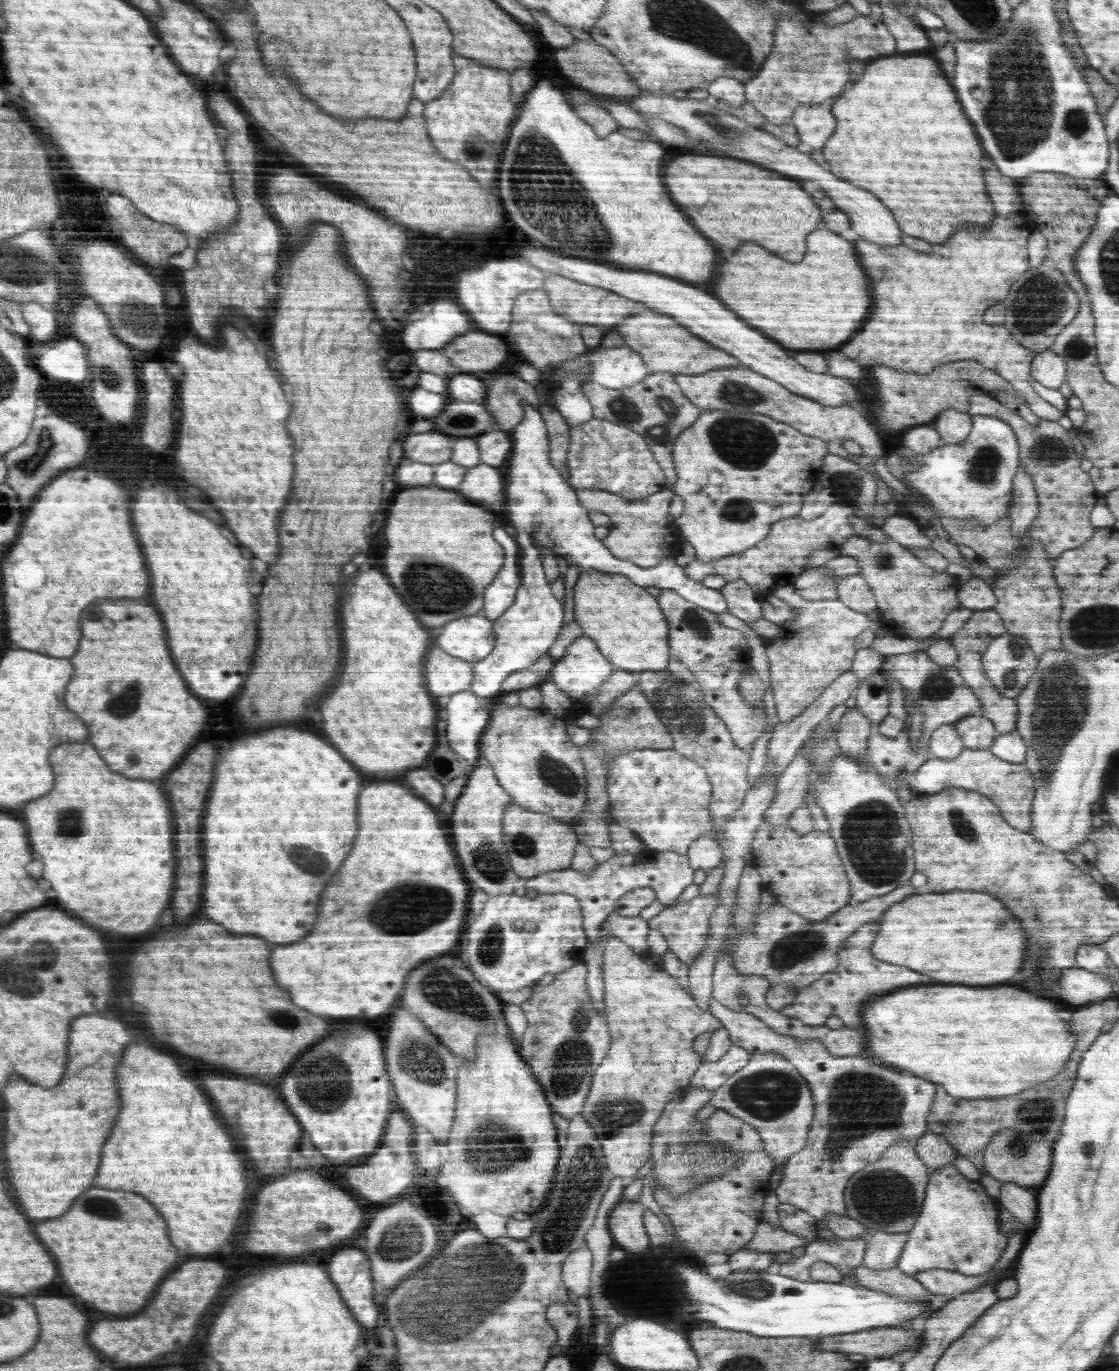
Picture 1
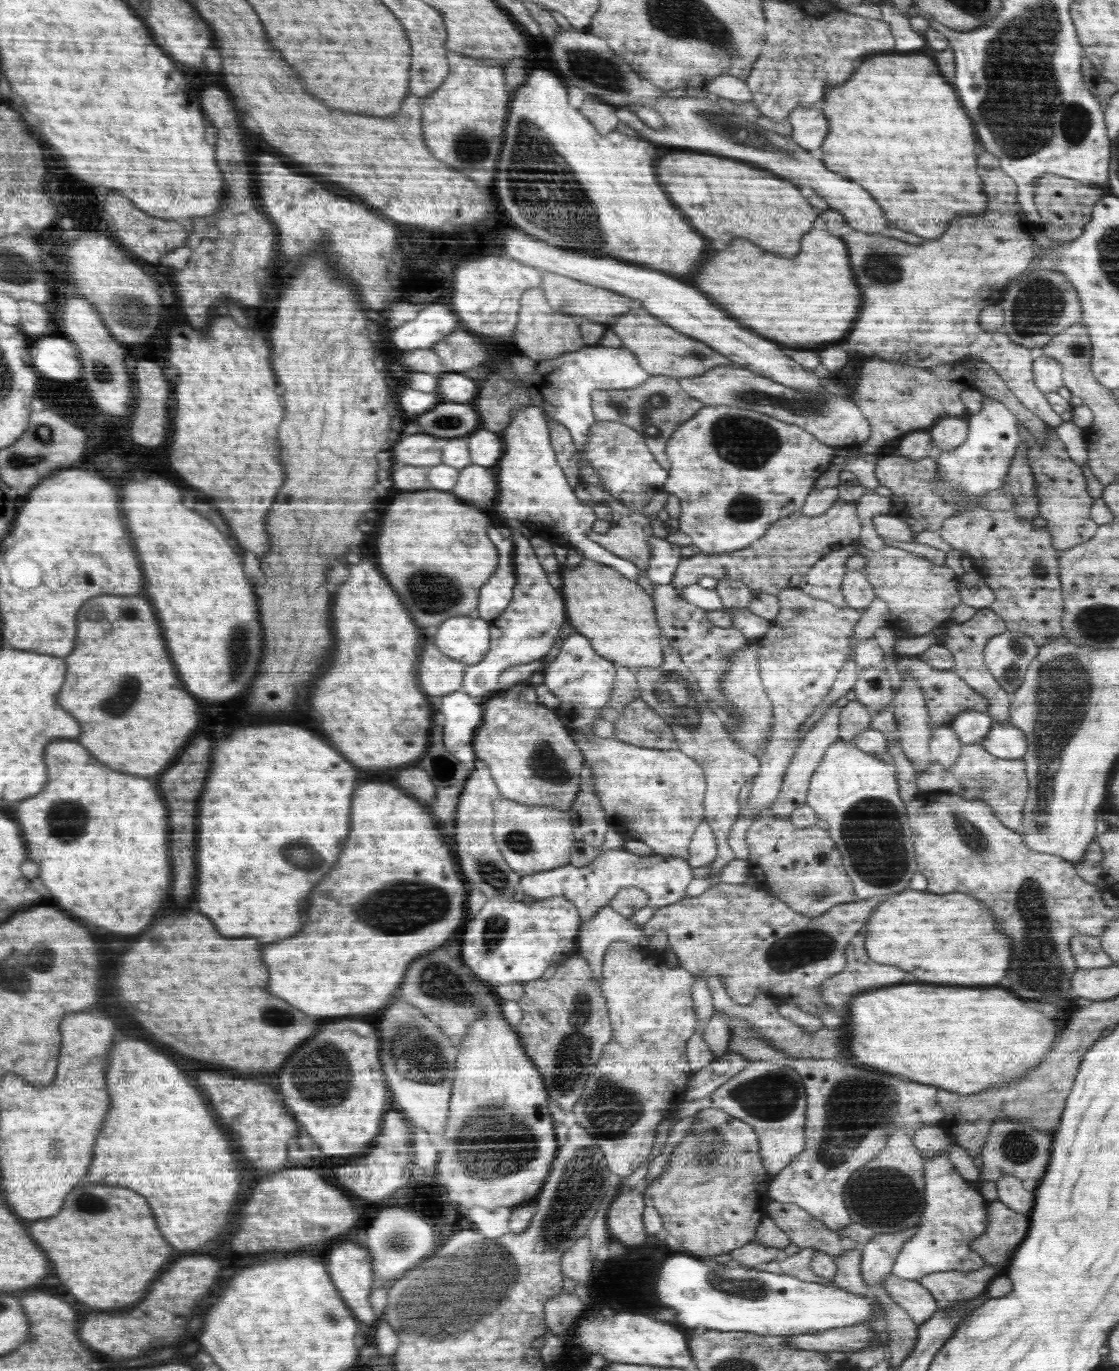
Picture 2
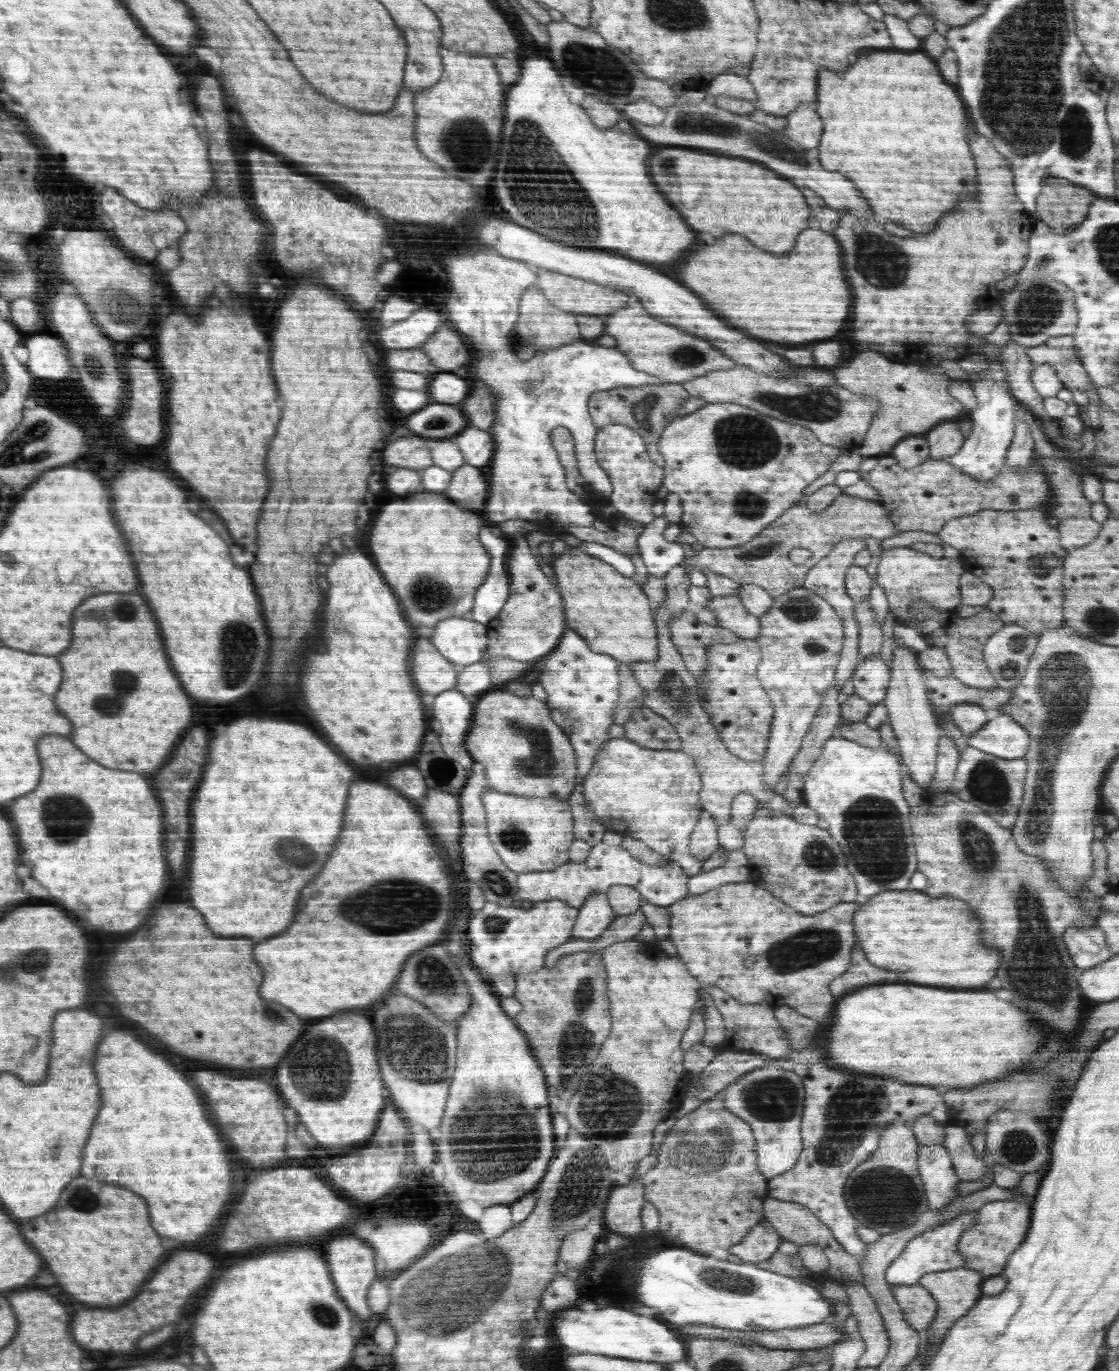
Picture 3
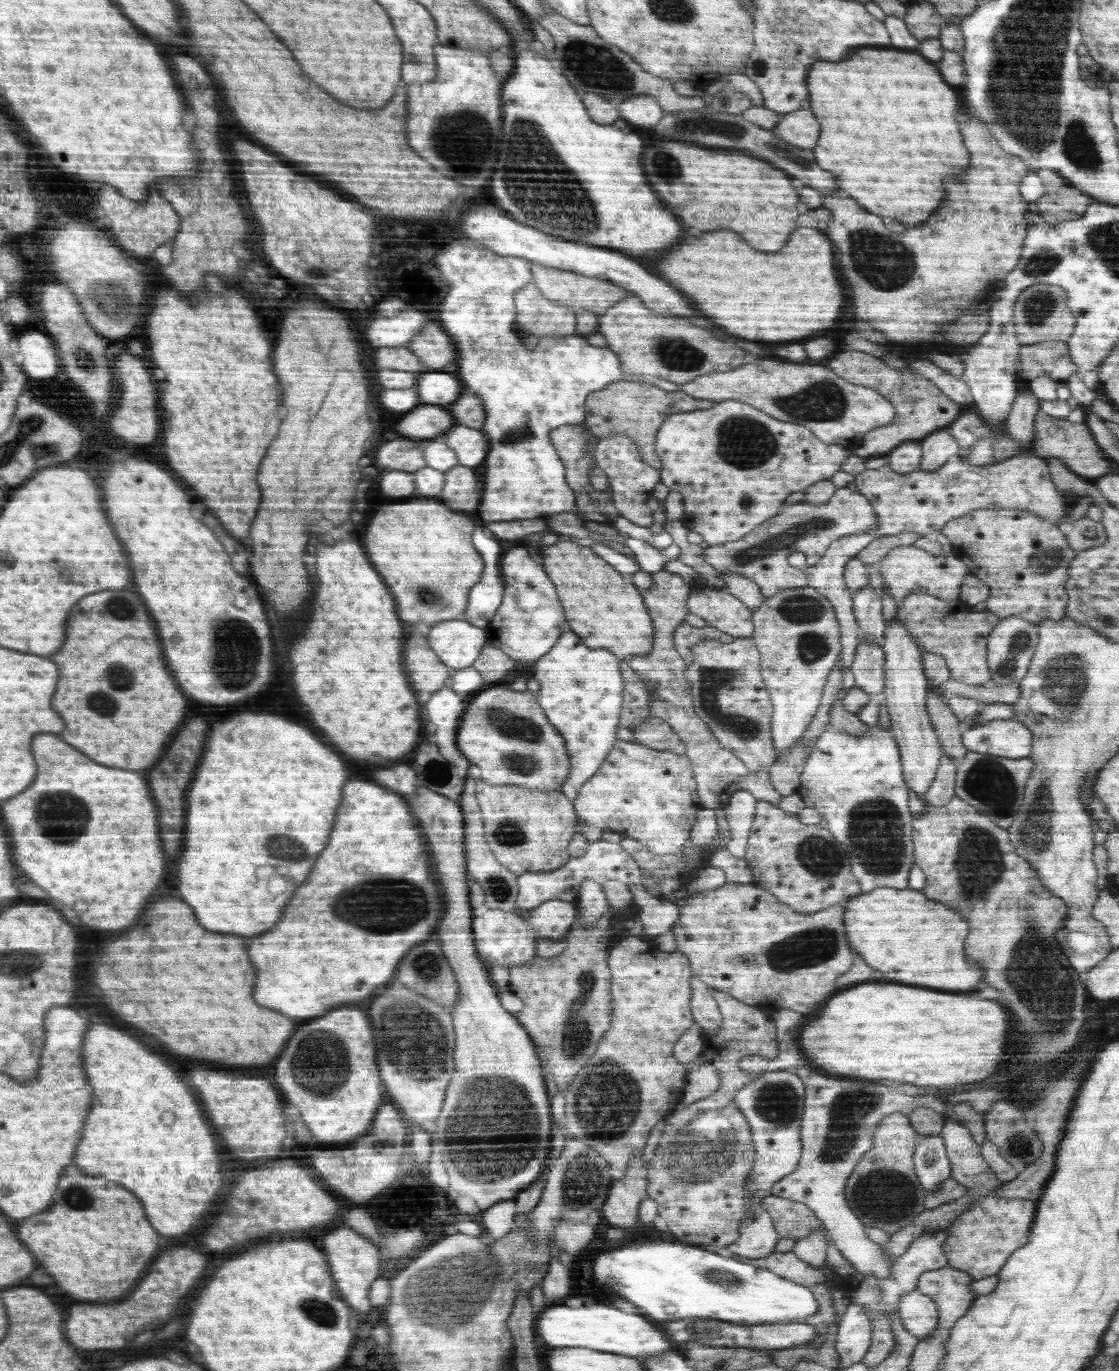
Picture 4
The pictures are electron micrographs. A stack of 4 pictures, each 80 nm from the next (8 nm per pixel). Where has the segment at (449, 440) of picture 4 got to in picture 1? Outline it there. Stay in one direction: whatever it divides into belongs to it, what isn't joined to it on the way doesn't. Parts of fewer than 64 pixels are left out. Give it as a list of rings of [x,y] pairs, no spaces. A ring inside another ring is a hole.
[[[484,431],[475,438],[482,464],[504,466],[513,450],[513,441],[507,431]]]

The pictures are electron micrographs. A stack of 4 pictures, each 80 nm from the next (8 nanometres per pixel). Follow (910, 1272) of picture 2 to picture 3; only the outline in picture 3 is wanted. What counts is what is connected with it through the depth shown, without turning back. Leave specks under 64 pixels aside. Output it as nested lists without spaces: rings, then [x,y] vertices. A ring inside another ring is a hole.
[[[943,1144],[920,1146],[918,1167],[928,1196],[930,1212],[948,1210],[954,1202],[968,1196],[962,1195],[958,1188],[958,1184],[964,1184]],[[962,1211],[952,1221],[930,1229],[917,1238],[912,1239],[906,1248],[886,1270],[885,1279],[891,1287],[905,1284],[912,1286],[925,1277],[926,1274],[944,1272],[946,1270],[966,1269],[966,1256],[962,1255],[958,1242],[965,1236],[966,1230],[973,1229],[981,1220],[979,1211]]]

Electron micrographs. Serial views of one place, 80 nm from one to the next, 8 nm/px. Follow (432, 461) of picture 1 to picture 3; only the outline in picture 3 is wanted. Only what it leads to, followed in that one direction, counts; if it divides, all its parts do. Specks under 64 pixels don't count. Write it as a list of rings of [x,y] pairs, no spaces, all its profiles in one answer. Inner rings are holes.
[[[412,435],[400,437],[384,448],[384,462],[400,468],[428,468],[432,465],[431,450],[440,439]]]

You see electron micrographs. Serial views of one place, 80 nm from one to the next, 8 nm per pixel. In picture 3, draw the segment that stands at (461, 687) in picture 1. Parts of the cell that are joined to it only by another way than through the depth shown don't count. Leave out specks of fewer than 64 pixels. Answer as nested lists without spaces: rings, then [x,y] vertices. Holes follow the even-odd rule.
[[[420,634],[417,638],[418,648],[414,648],[414,678],[418,678],[418,686],[422,686],[422,692],[428,694],[440,694],[456,688],[460,667],[450,662],[444,655],[437,650],[425,634]]]

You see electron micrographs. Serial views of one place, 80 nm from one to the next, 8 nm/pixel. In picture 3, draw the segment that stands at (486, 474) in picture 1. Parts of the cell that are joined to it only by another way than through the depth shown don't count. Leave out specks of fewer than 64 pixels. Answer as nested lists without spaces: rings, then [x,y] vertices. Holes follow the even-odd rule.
[[[464,463],[452,473],[452,480],[442,492],[466,510],[480,510],[489,495],[489,484],[480,467]]]

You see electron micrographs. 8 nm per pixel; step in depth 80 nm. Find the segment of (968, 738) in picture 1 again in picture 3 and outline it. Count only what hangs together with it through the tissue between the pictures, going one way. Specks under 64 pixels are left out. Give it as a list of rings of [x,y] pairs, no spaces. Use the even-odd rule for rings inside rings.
[[[961,702],[954,706],[951,718],[954,725],[966,738],[974,736],[974,732],[980,732],[982,726],[986,726],[991,719],[999,717],[999,709],[984,710],[984,707],[976,703]]]

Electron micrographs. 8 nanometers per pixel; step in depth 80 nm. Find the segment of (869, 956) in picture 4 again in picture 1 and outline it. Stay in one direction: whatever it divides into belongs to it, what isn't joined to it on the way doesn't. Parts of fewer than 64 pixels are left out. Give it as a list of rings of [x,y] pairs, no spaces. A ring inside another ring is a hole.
[[[950,891],[945,893],[930,893],[923,892],[922,894],[916,893],[908,896],[907,899],[901,900],[898,904],[892,906],[890,909],[886,909],[882,914],[882,922],[880,924],[880,932],[878,937],[871,946],[872,953],[876,955],[878,959],[882,959],[882,962],[894,963],[898,966],[910,966],[910,970],[918,970],[922,974],[930,974],[930,978],[934,978],[934,982],[944,982],[944,984],[978,984],[978,986],[988,986],[988,984],[996,984],[996,982],[1004,982],[1008,978],[1012,978],[1014,974],[1020,972],[1020,966],[1022,966],[1022,958],[1024,958],[1024,940],[1028,940],[1028,934],[1024,934],[1026,930],[1024,926],[1020,926],[1021,922],[1016,922],[1020,918],[1012,918],[1017,916],[1016,914],[1010,914],[1006,908],[1008,906],[1002,906],[1000,898],[992,898],[992,894],[987,892],[976,891]]]

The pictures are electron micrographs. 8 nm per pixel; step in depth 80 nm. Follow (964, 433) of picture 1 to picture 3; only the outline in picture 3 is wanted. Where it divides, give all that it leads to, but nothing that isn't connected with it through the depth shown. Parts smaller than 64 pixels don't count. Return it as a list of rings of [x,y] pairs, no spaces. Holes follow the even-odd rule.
[[[946,421],[930,430],[925,437],[930,446],[930,460],[942,460],[956,454],[965,444],[965,435],[960,425]]]

